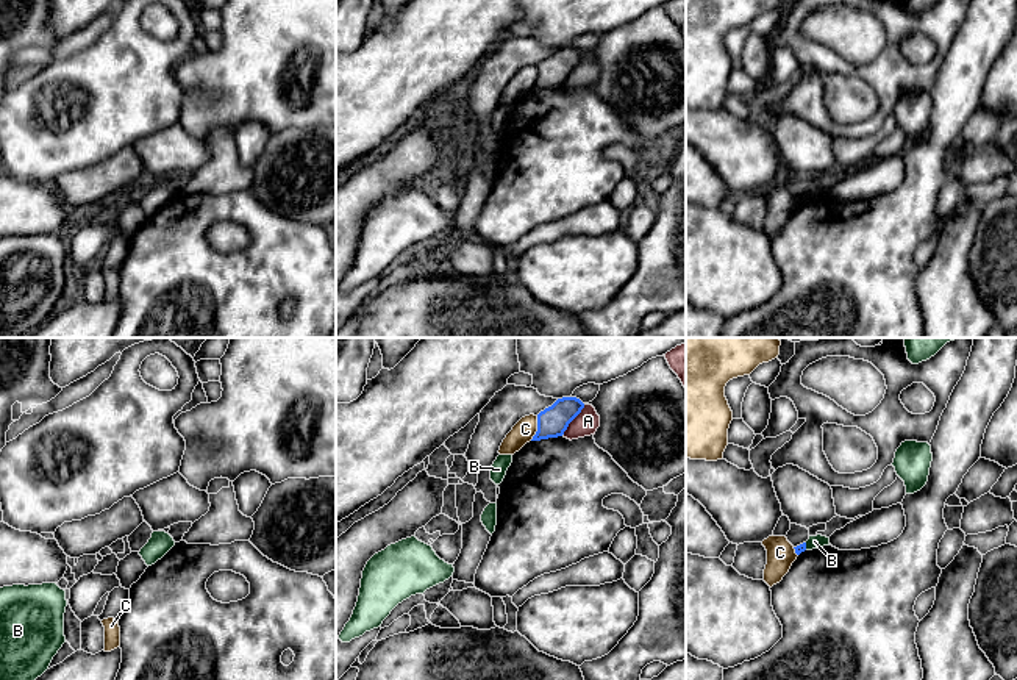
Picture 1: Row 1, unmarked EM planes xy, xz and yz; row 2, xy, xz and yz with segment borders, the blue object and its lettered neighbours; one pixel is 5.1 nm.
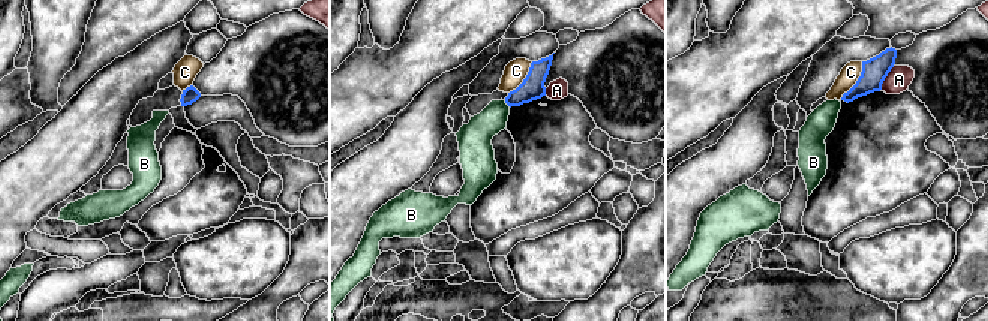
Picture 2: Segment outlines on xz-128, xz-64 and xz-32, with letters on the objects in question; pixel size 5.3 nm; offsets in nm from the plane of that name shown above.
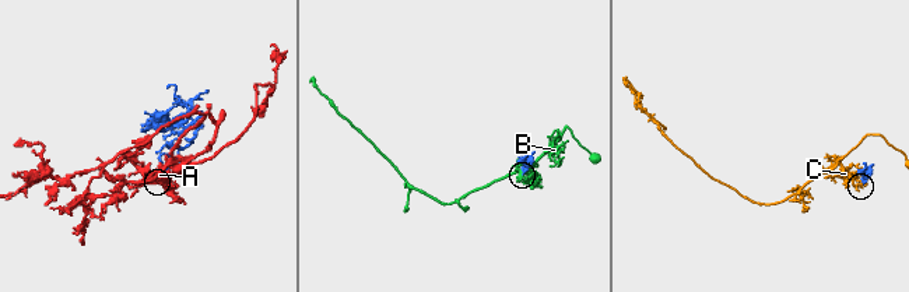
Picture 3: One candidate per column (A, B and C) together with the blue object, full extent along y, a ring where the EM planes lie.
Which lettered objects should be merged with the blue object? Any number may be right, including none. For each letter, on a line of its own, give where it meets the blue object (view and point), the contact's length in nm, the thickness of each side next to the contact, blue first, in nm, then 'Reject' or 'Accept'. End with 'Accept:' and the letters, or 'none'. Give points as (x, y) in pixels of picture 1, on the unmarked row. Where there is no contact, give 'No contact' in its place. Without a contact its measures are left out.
A: Touches blue at xz (574, 68). Shared border 190 nm. Thickness 160 nm (blue) against 120 nm. Reject
B: Touches blue at yz (805, 196). Shared border 40 nm. Thickness 50 nm (blue) against 60 nm. Reject
C: Touches blue at xz (538, 78). Shared border 130 nm. Thickness 160 nm (blue) against 110 nm. Reject
Accept: none

